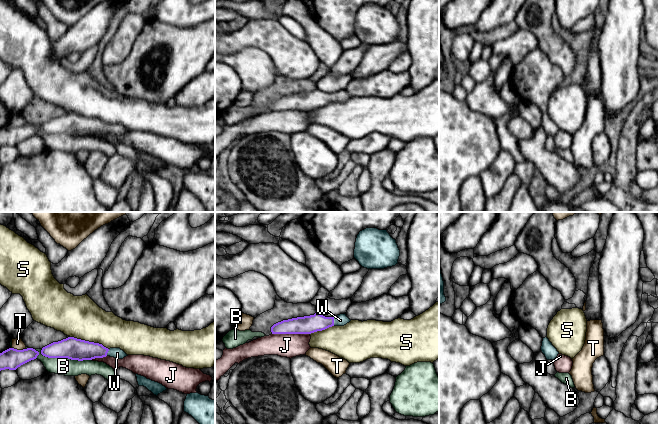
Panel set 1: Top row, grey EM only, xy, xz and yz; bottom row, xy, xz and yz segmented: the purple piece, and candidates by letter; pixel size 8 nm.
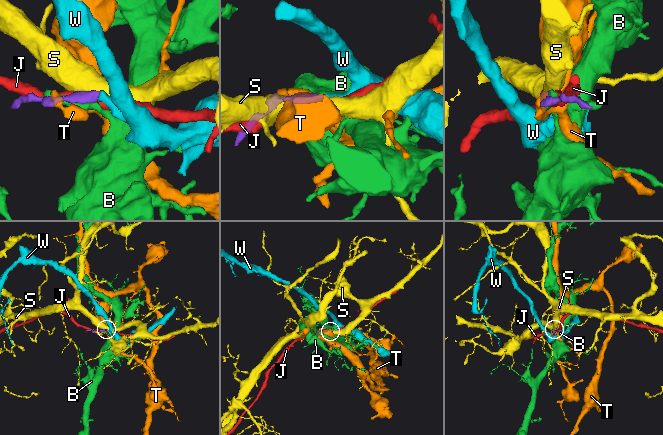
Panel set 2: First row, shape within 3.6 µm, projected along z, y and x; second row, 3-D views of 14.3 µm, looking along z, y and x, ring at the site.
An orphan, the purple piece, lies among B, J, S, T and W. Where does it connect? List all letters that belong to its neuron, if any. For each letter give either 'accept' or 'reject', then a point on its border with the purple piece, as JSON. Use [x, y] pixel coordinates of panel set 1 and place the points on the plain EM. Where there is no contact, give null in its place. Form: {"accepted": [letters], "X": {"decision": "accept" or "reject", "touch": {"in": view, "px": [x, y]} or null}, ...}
{"accepted": ["W"], "B": {"decision": "reject", "touch": {"in": "xy", "px": [63, 133]}}, "J": {"decision": "reject", "touch": {"in": "xz", "px": [291, 109]}}, "S": {"decision": "reject", "touch": {"in": "xy", "px": [88, 117]}}, "T": {"decision": "reject", "touch": {"in": "xy", "px": [18, 126]}}, "W": {"decision": "accept", "touch": {"in": "xz", "px": [333, 97]}}}

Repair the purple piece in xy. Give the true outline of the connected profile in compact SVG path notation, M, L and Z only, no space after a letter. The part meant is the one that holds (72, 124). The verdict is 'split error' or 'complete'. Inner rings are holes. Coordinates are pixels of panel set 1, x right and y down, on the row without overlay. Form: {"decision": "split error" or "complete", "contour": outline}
{"decision": "split error", "contour": "M68 113L42 124L41 130L48 134L68 134L71 136L92 136L106 132L123 135L128 132L120 124L106 124L102 120Z"}

